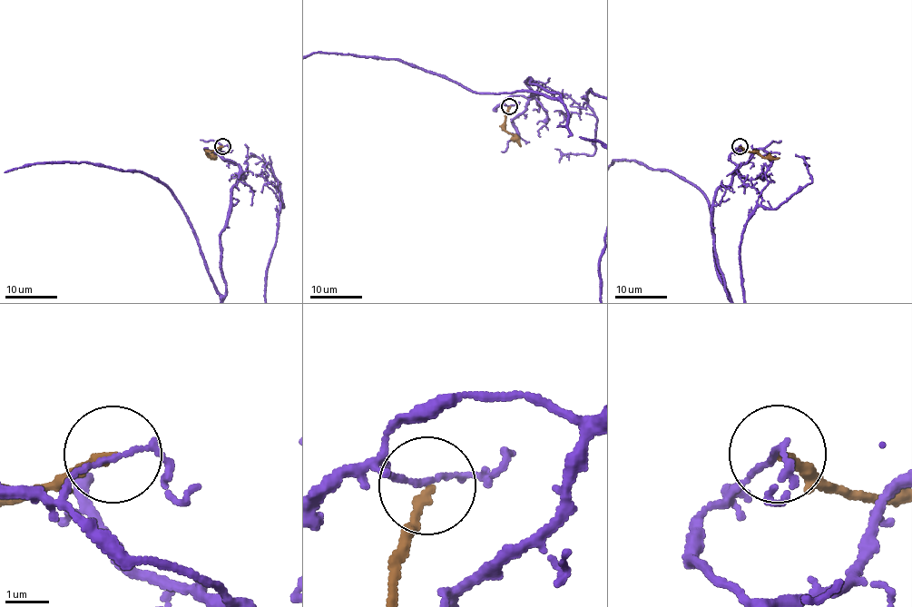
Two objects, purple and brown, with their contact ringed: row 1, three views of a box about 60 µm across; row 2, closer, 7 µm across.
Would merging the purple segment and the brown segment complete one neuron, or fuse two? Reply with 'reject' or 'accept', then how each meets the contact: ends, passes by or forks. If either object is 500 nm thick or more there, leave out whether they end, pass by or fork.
reject | purple passes by | brown ends

